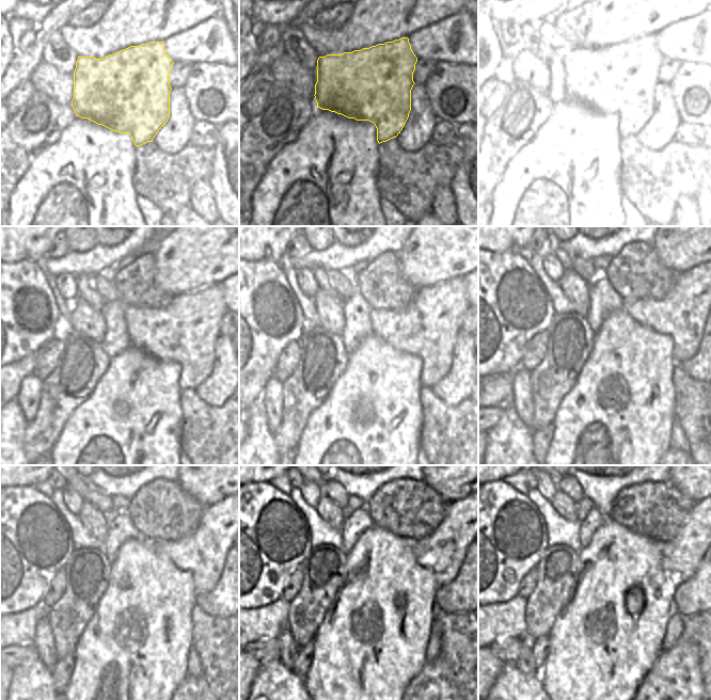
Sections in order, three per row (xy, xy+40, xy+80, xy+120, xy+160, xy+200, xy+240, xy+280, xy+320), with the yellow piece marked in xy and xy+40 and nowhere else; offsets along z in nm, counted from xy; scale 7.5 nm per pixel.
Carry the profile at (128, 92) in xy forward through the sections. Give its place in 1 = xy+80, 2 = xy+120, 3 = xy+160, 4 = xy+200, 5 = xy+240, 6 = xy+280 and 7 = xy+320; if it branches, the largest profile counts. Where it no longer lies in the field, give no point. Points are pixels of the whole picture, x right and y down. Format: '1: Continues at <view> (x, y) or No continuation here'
1: Continues at xy+80 (620, 79)
2: Continues at xy+120 (152, 330)
3: Continues at xy+160 (441, 309)
4: Continues at xy+200 (682, 313)
5: Continues at xy+240 (203, 553)
6: Continues at xy+280 (442, 553)
7: Continues at xy+320 (682, 554).

